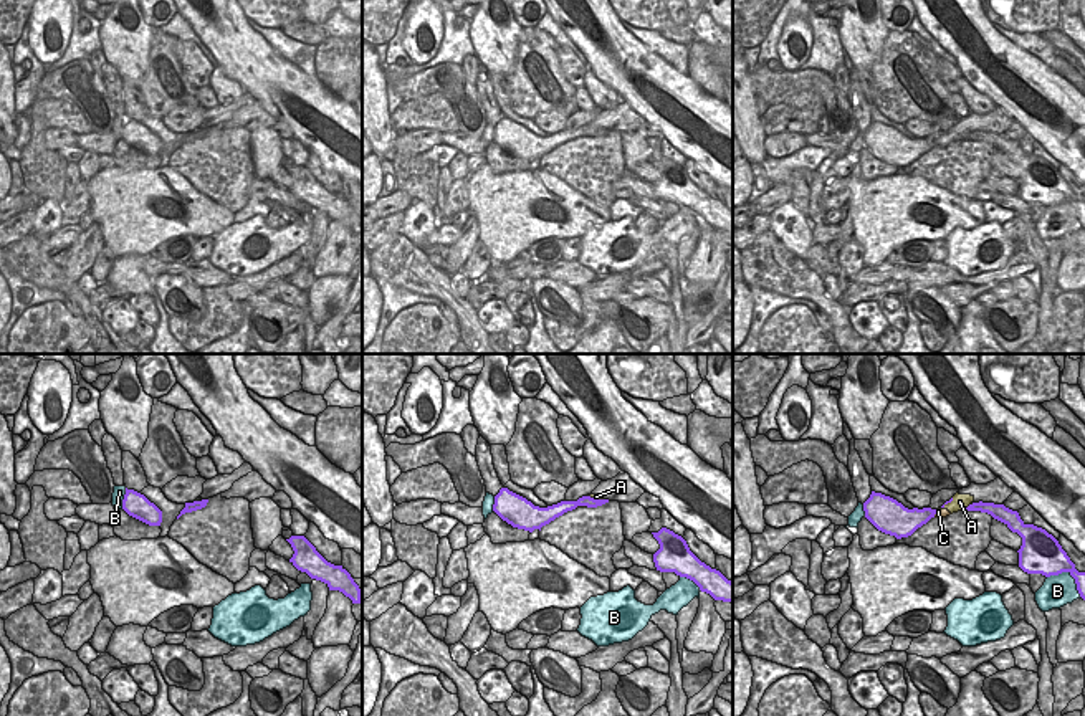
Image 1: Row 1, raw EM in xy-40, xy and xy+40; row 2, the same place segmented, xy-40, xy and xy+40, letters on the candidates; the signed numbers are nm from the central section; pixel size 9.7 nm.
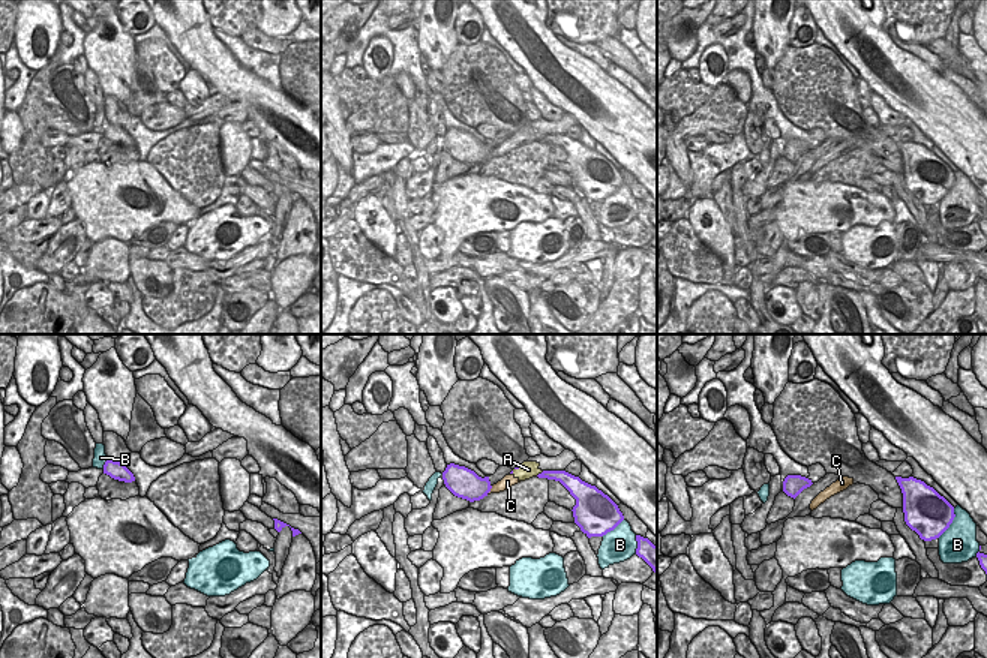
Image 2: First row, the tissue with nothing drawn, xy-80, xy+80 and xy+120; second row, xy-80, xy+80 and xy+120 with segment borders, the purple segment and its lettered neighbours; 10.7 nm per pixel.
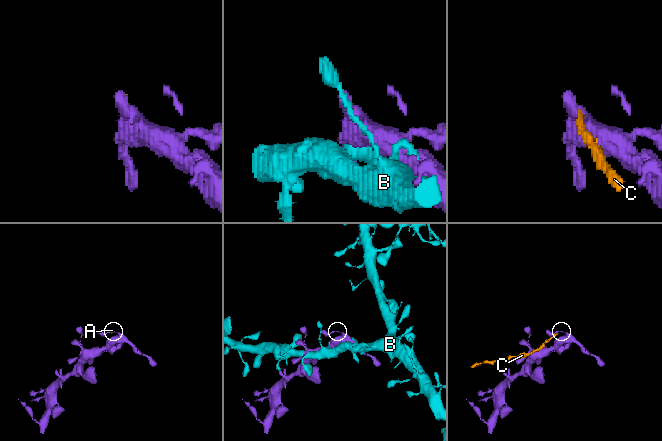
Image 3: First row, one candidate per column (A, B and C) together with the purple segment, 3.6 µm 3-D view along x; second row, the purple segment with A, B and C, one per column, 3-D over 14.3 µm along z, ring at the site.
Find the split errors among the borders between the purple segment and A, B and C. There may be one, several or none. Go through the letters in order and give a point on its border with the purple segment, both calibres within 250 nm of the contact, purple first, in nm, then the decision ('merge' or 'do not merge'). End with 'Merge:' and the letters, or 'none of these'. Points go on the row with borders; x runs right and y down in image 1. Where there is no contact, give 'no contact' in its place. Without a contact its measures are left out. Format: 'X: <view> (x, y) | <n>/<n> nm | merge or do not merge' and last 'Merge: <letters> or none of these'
A: xy+40 (970, 505) | 130/160 nm | do not merge
B: xy+40 (1070, 574) | 320/320 nm | do not merge
C: xy+40 (935, 513) | 220/100 nm | do not merge
Merge: none of these

